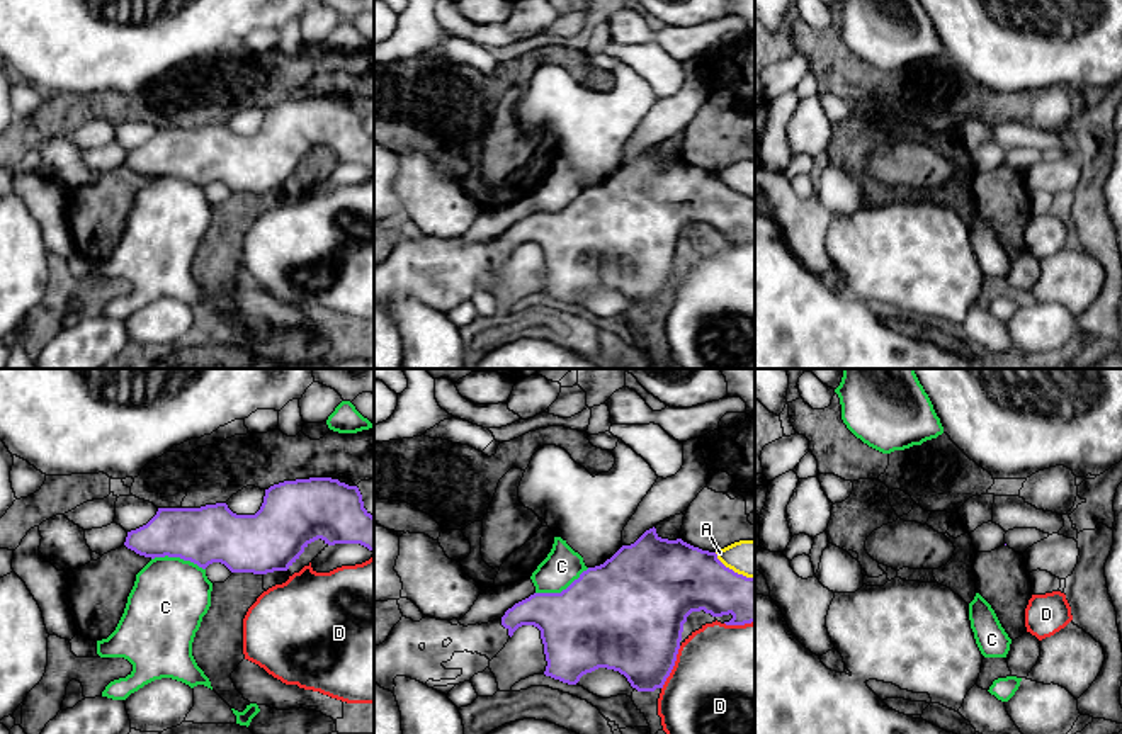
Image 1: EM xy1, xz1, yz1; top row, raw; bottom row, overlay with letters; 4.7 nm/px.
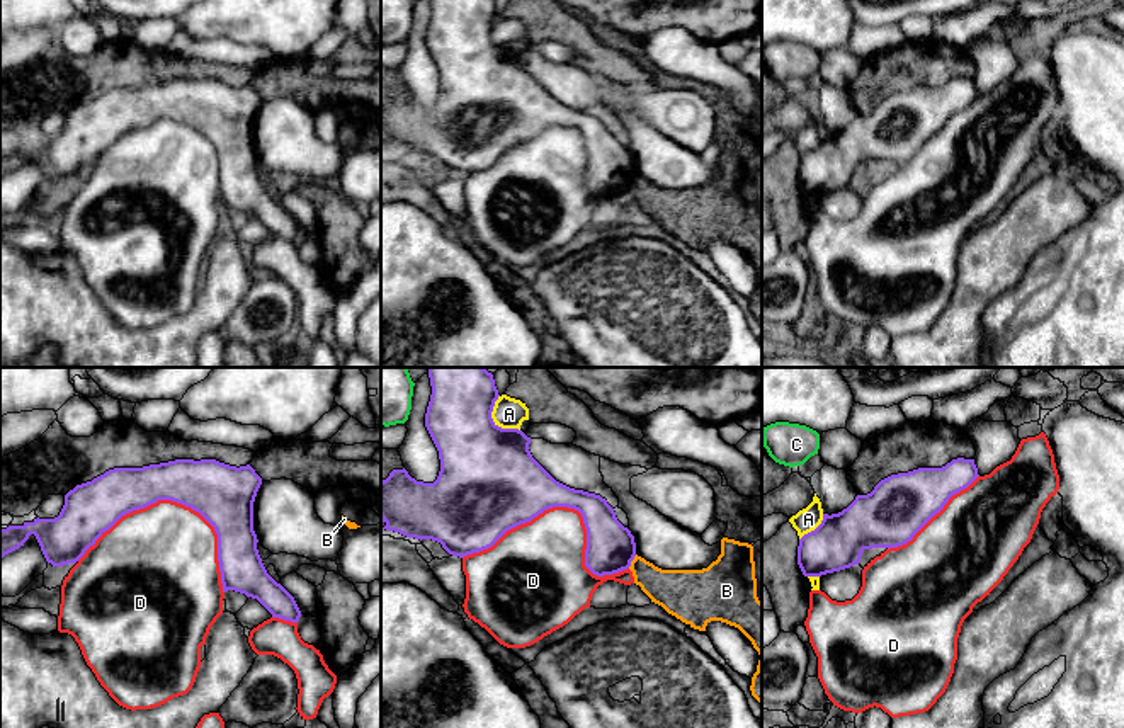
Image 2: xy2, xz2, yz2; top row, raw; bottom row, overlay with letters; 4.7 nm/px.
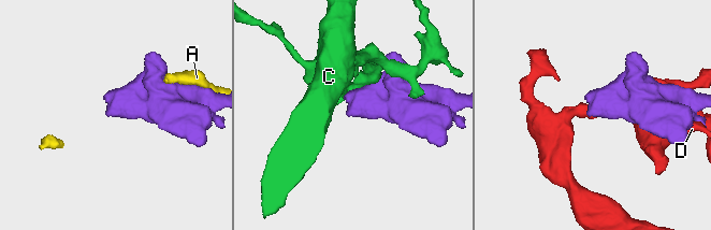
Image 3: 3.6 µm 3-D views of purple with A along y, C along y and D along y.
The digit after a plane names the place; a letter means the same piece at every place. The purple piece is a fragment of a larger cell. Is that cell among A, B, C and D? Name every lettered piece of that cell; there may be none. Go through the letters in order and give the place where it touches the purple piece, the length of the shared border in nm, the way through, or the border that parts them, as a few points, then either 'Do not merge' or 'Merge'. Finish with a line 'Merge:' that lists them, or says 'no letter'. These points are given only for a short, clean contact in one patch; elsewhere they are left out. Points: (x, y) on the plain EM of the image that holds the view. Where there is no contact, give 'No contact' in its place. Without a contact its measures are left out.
A: Touches purple at xz2 (492, 39). Shared border 200 nm. Do not merge
B: Touches purple at xz2 (631, 179). Shared border 80 nm. Boundary: xz2 (636, 174), (628, 186). Do not merge
C: Touches purple at xz1 (563, 209). Shared border 280 nm. Do not merge
D: Touches purple at xz2 (568, 126). Shared border 800 nm. Do not merge
Merge: no letter

